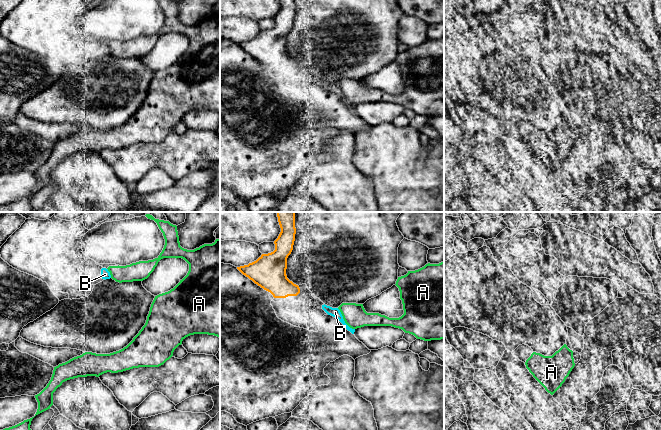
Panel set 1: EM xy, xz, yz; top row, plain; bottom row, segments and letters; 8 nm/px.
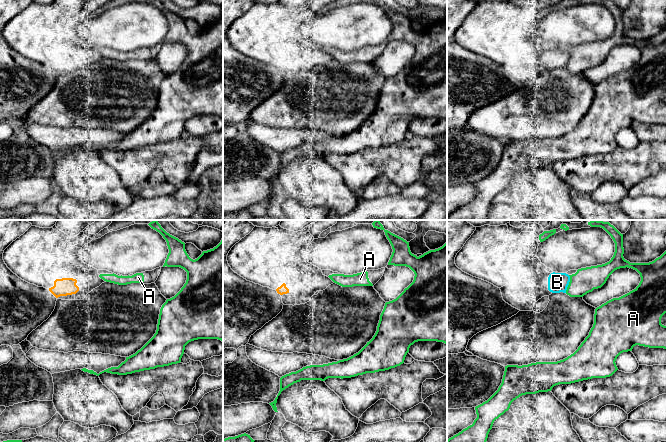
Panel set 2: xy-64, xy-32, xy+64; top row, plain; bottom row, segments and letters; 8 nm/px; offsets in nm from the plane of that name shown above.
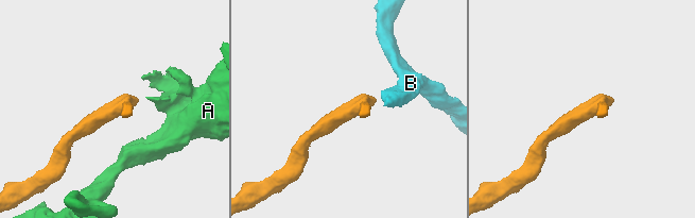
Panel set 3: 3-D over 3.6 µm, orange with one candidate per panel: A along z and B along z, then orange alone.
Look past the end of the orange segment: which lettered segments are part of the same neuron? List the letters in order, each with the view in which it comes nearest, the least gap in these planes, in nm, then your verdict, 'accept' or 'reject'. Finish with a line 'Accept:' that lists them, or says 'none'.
A: xz | 340 nm | reject
B: xz | 220 nm | accept
Accept: B

